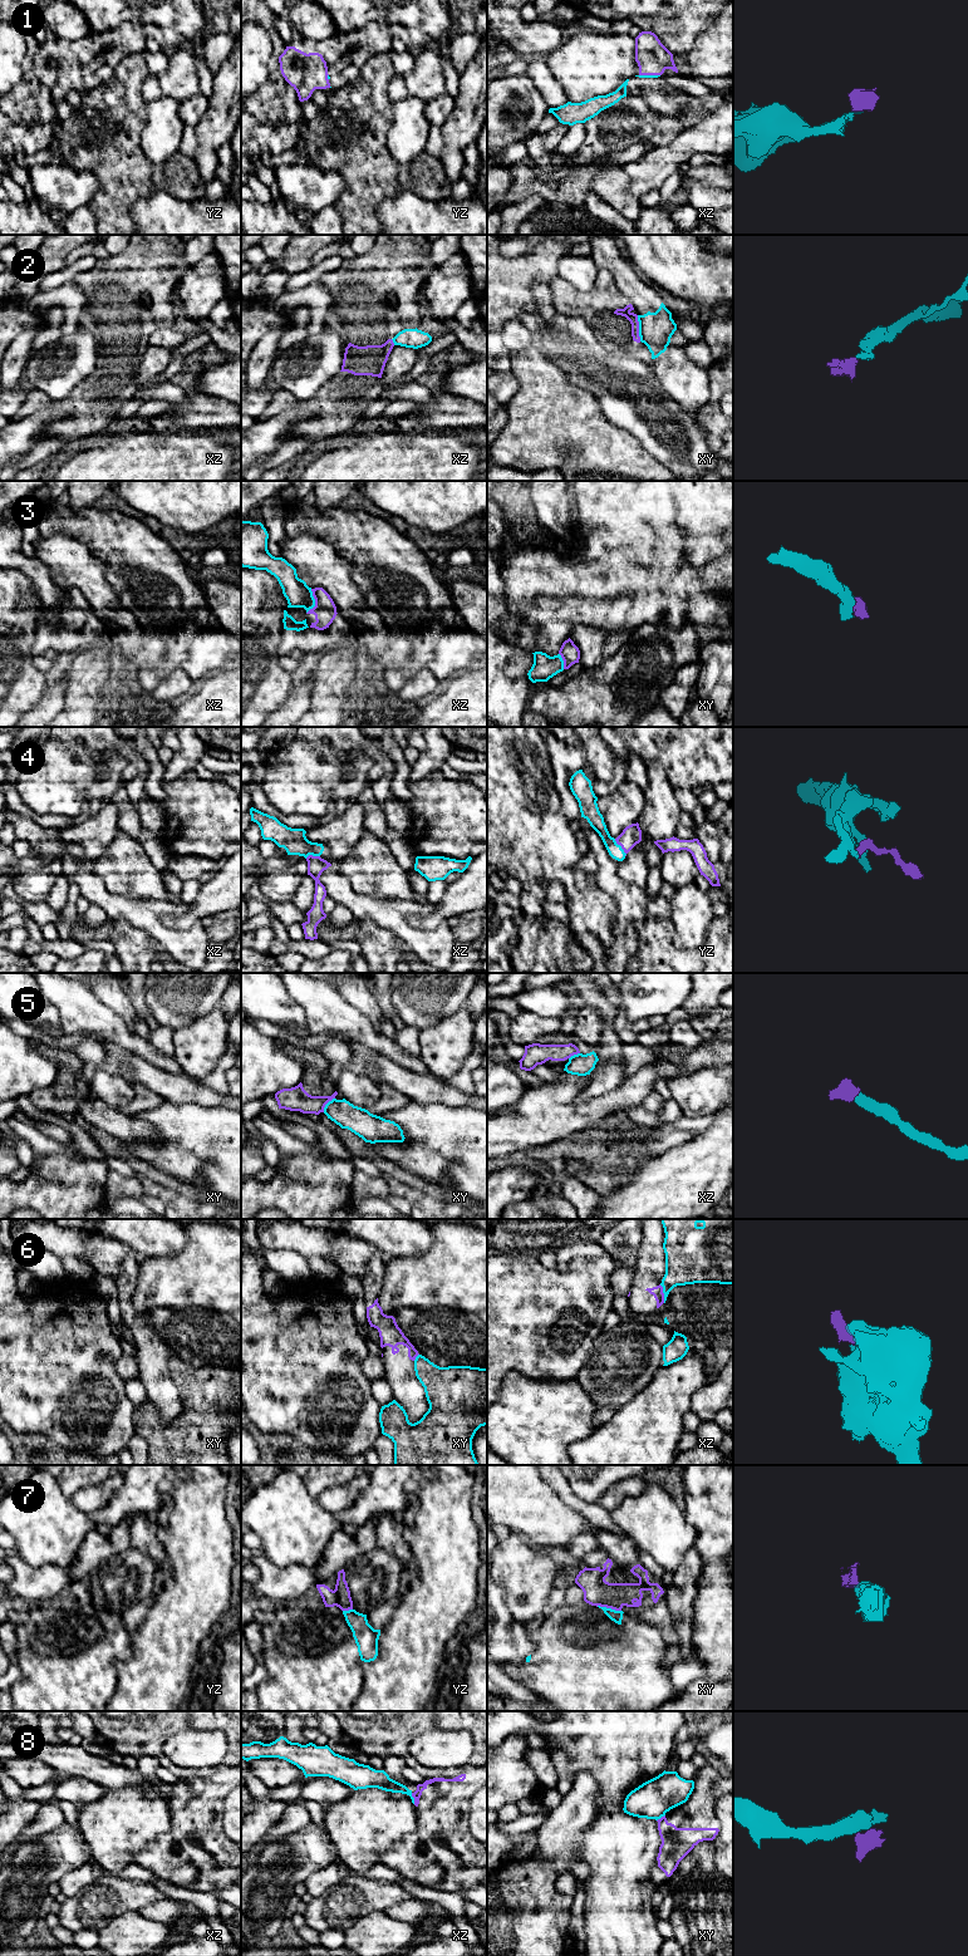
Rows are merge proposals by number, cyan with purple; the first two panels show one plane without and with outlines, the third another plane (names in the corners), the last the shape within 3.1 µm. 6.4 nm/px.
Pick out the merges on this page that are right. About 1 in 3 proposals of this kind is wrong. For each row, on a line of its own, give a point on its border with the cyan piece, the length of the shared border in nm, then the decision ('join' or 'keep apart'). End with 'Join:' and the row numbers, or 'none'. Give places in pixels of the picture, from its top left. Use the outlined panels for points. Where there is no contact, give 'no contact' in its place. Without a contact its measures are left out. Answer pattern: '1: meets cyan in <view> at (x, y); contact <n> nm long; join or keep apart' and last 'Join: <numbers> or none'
1: meets cyan in xz at (649, 75); contact 140 nm long; join
2: meets cyan in xy at (639, 328); contact 170 nm long; keep apart
3: meets cyan in xz at (314, 601); contact 160 nm long; join
4: meets cyan in yz at (620, 848); contact 130 nm long; join
5: meets cyan in xy at (327, 1104); contact 120 nm long; keep apart
6: meets cyan in xz at (663, 1292); contact 120 nm long; keep apart
7: meets cyan in xy at (609, 1608); contact 160 nm long; keep apart
8: meets cyan in xz at (413, 1798); contact 80 nm long; keep apart
Join: 1, 3, 4

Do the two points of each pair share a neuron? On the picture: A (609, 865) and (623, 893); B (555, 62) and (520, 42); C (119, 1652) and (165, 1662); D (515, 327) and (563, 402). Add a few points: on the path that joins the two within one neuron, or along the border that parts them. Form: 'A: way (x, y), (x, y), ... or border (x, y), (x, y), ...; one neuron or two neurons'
A: way (609, 871), (609, 879), (617, 886); one neuron
B: border (563, 40), (544, 58); two neurons
C: border (134, 1630), (131, 1656), (114, 1662), (116, 1680); two neurons
D: border (530, 345), (511, 352); two neurons

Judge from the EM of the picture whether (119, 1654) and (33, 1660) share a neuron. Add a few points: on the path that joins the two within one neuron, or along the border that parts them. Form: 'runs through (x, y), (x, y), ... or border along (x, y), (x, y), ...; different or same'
runs through (98, 1654), (80, 1654), (70, 1660), (54, 1660); same

